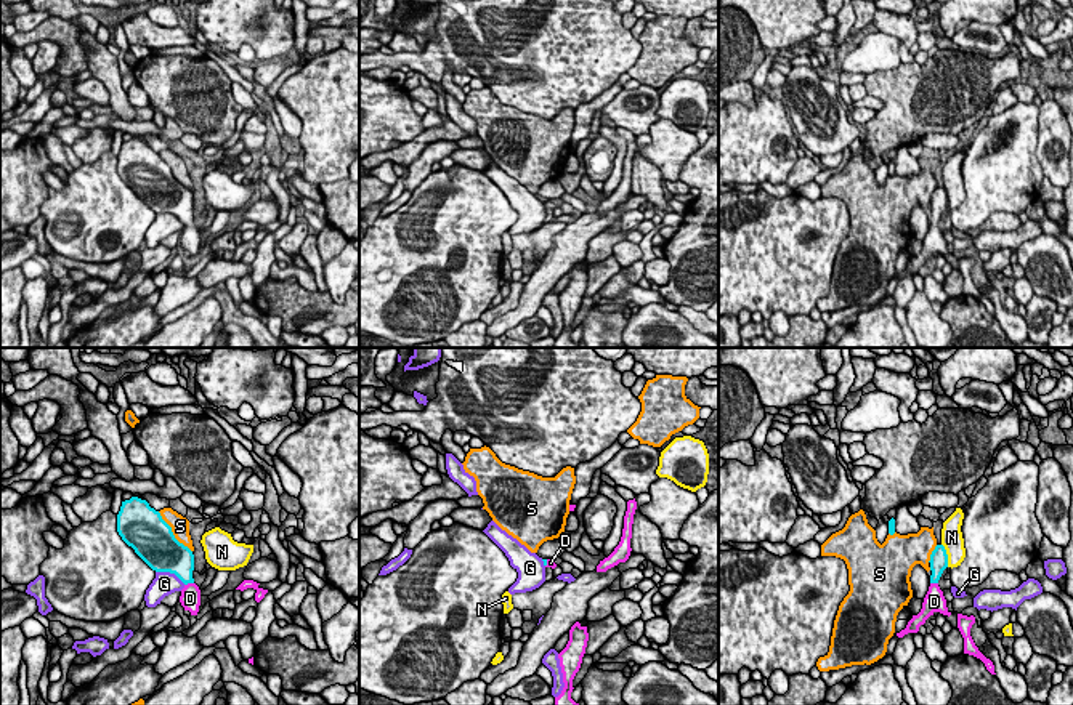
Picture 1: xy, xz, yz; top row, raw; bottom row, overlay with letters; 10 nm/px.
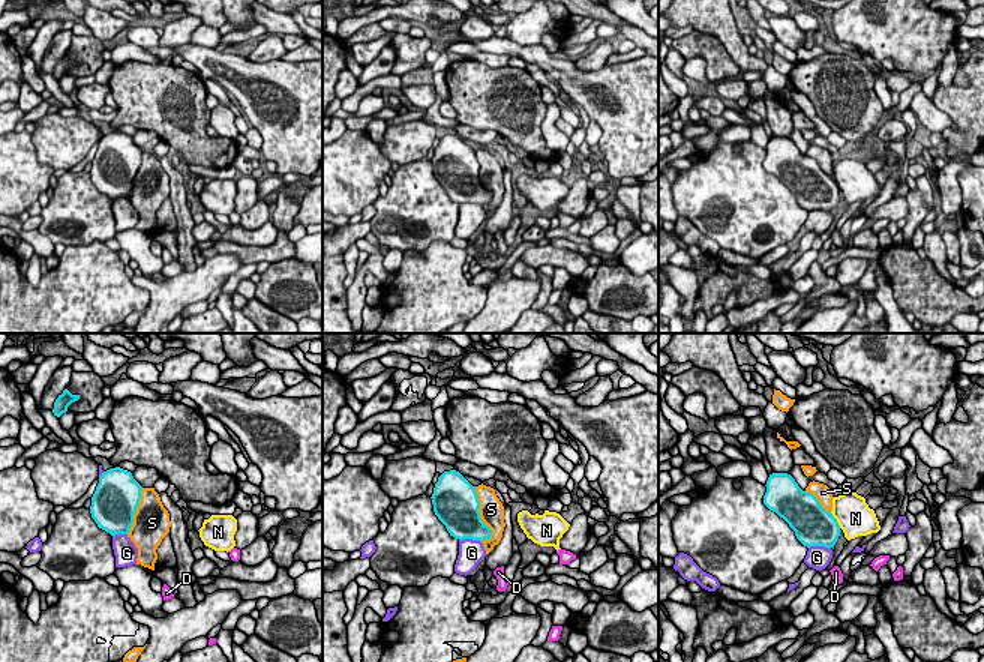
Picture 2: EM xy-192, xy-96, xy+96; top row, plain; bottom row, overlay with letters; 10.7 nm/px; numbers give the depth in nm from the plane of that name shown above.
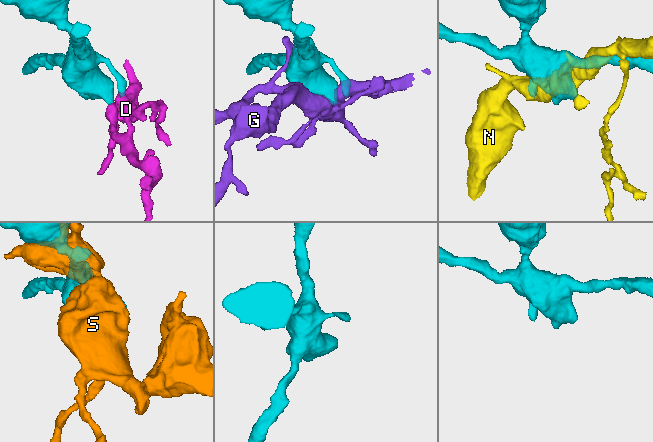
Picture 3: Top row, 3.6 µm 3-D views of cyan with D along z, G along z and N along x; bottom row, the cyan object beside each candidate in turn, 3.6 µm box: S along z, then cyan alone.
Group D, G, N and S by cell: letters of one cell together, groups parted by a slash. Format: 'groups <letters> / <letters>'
groups D / G / N / S

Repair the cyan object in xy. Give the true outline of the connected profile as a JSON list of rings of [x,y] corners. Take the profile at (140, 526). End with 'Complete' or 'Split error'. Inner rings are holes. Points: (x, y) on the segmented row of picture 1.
[[[132,497],[122,502],[117,532],[152,570],[175,574],[184,583],[180,602],[191,615],[197,615],[200,590],[192,578],[194,554],[175,538],[160,513],[146,500]]]. Split error

